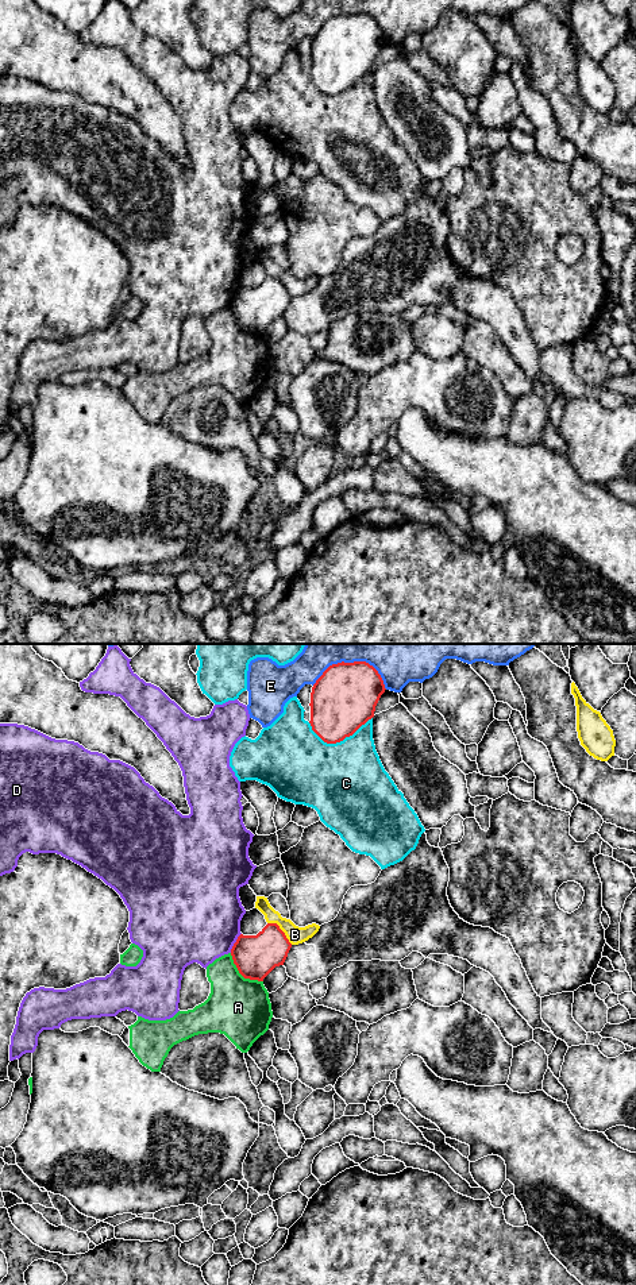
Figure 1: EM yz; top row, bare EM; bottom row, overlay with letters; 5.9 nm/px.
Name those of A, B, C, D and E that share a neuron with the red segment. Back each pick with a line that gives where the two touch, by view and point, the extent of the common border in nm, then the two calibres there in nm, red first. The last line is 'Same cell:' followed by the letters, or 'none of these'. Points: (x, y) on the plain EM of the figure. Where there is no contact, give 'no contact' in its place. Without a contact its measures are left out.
Same cell: none of these

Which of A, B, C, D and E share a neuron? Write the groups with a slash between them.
A / B / C / D / E

